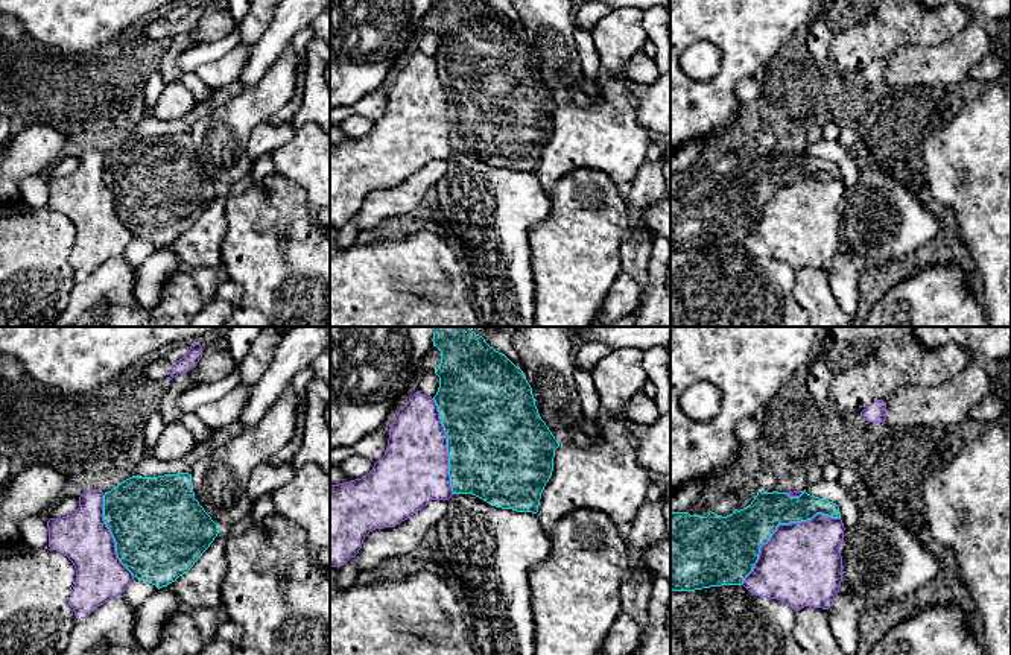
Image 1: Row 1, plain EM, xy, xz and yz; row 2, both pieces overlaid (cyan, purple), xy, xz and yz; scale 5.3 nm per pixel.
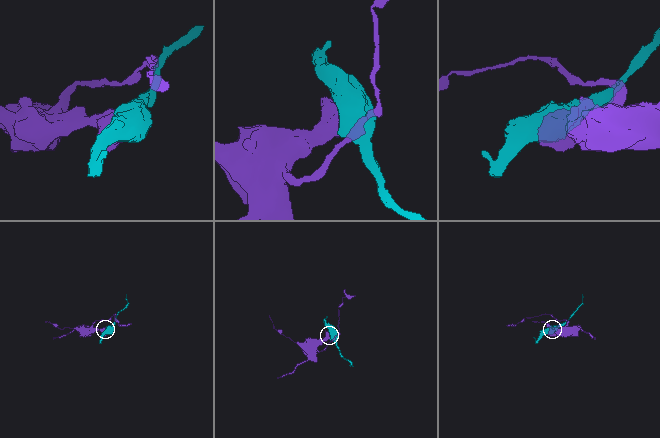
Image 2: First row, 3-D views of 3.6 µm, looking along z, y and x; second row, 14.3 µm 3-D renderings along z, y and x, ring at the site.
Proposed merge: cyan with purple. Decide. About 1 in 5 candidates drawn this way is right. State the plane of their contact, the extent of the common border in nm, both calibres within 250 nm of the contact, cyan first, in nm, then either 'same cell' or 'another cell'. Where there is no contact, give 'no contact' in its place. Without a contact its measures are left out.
contact in yz; length 650 nm; calibres 260 and 420 nm; another cell

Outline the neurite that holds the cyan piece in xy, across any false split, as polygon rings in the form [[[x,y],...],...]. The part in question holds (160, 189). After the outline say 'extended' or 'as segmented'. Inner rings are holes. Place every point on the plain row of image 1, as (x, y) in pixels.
[[[192,134],[132,135],[103,155],[103,181],[120,222],[134,237],[158,249],[187,233],[219,193],[217,184],[195,158]]]; as segmented

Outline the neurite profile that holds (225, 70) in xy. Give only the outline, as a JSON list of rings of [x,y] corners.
[[[240,43],[220,59],[199,65],[195,73],[210,88],[227,87],[233,82],[239,82],[240,71],[249,53],[251,47]]]

